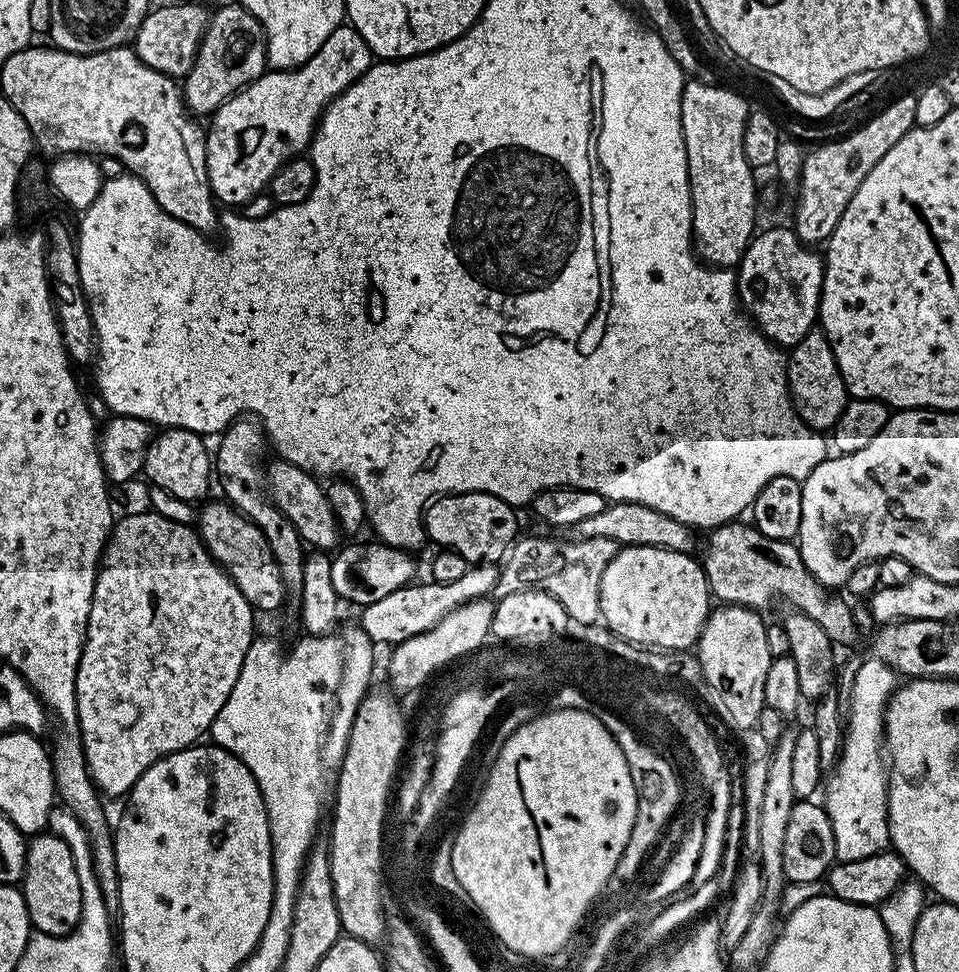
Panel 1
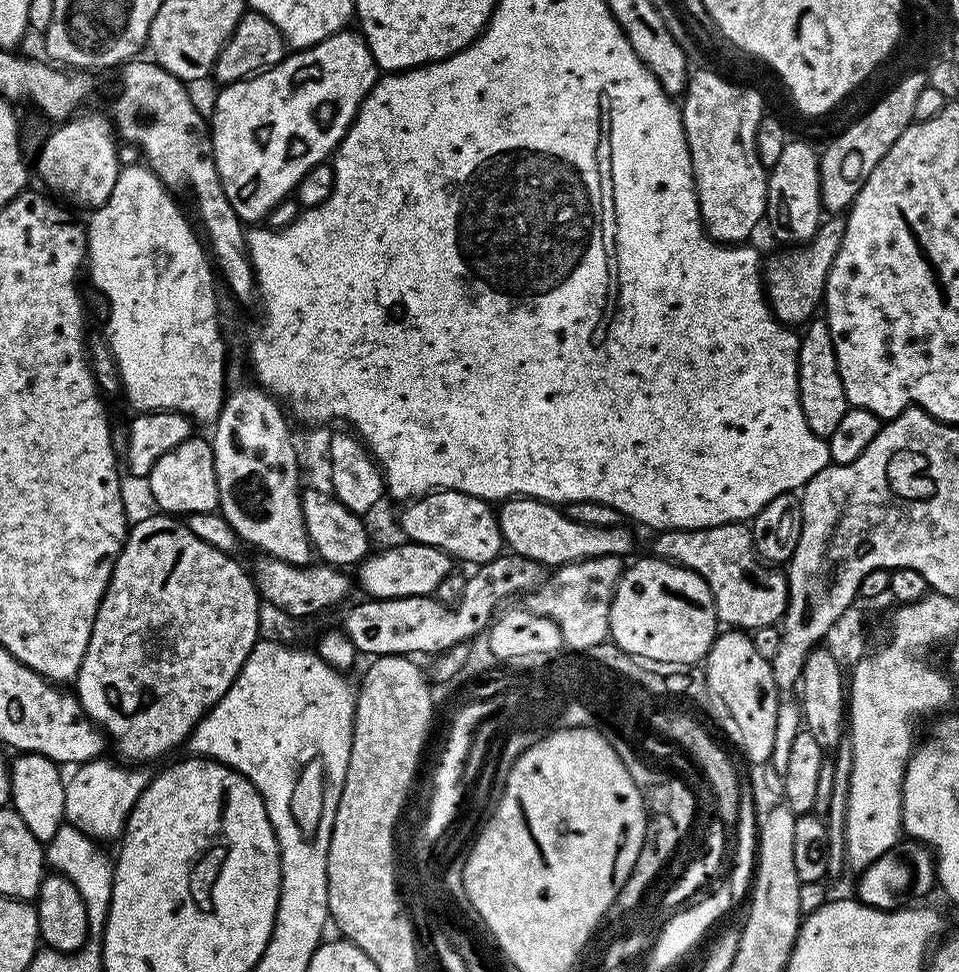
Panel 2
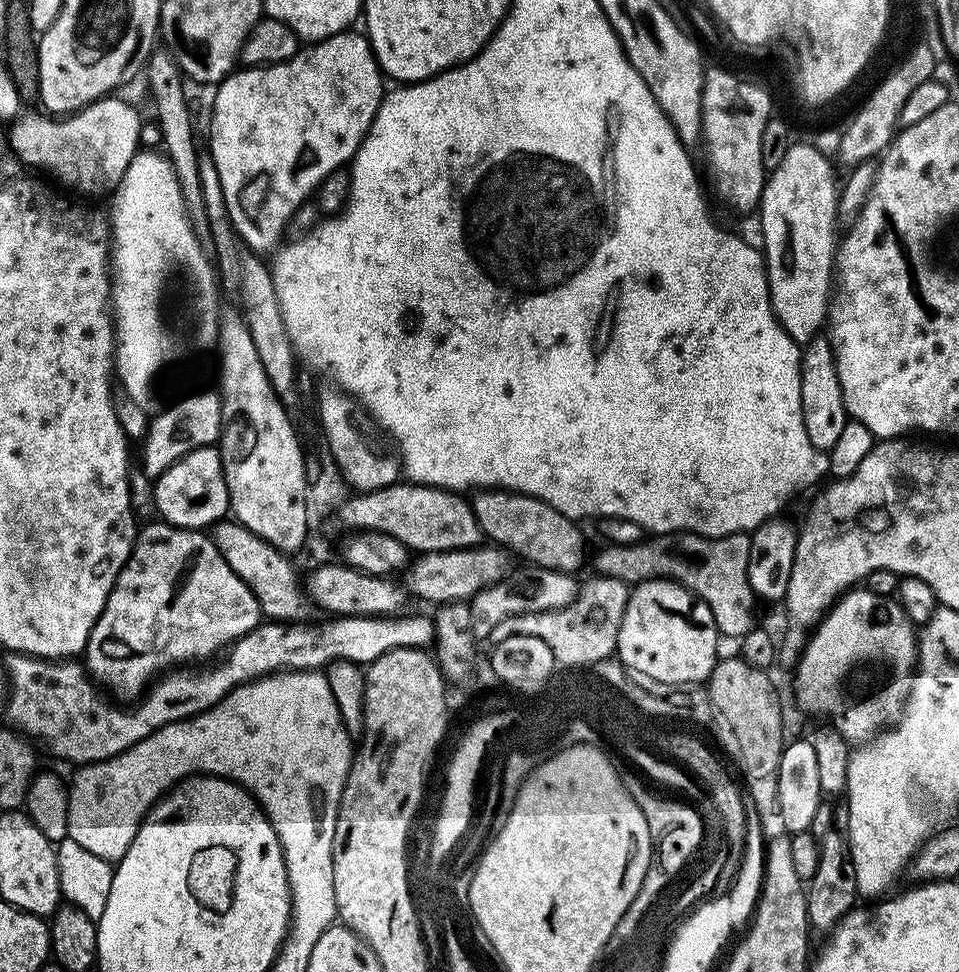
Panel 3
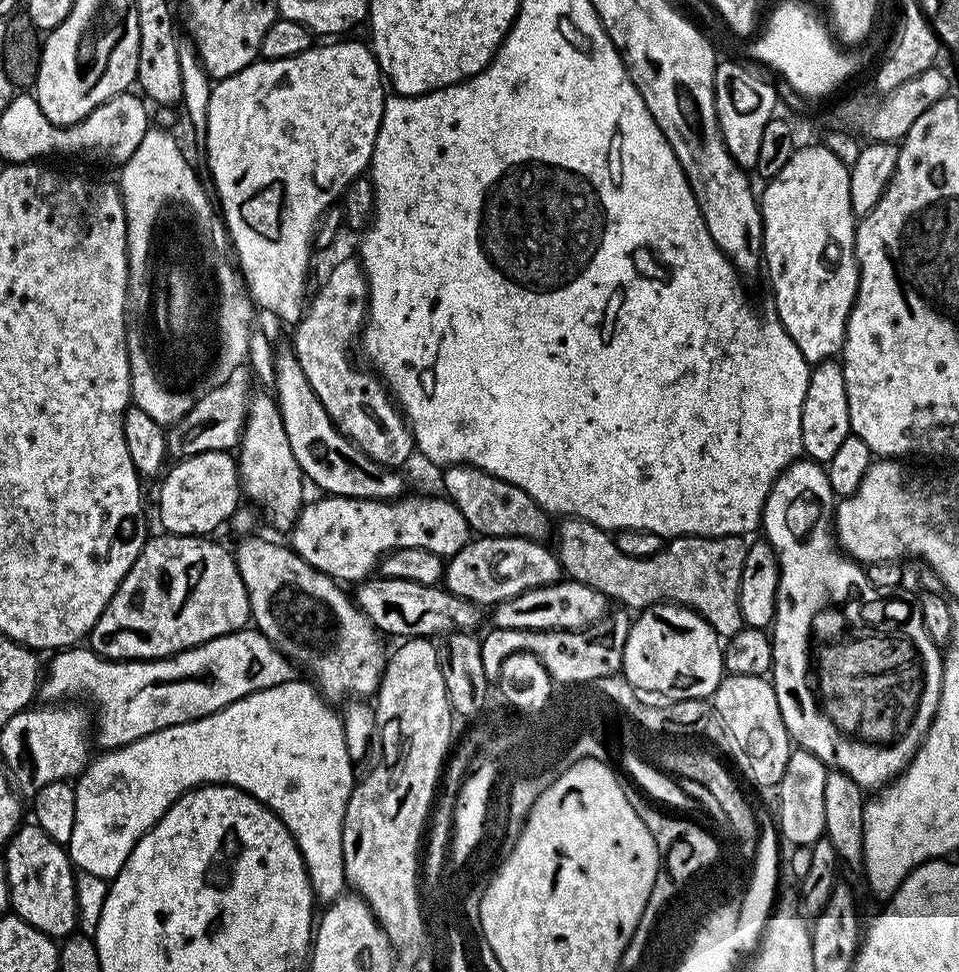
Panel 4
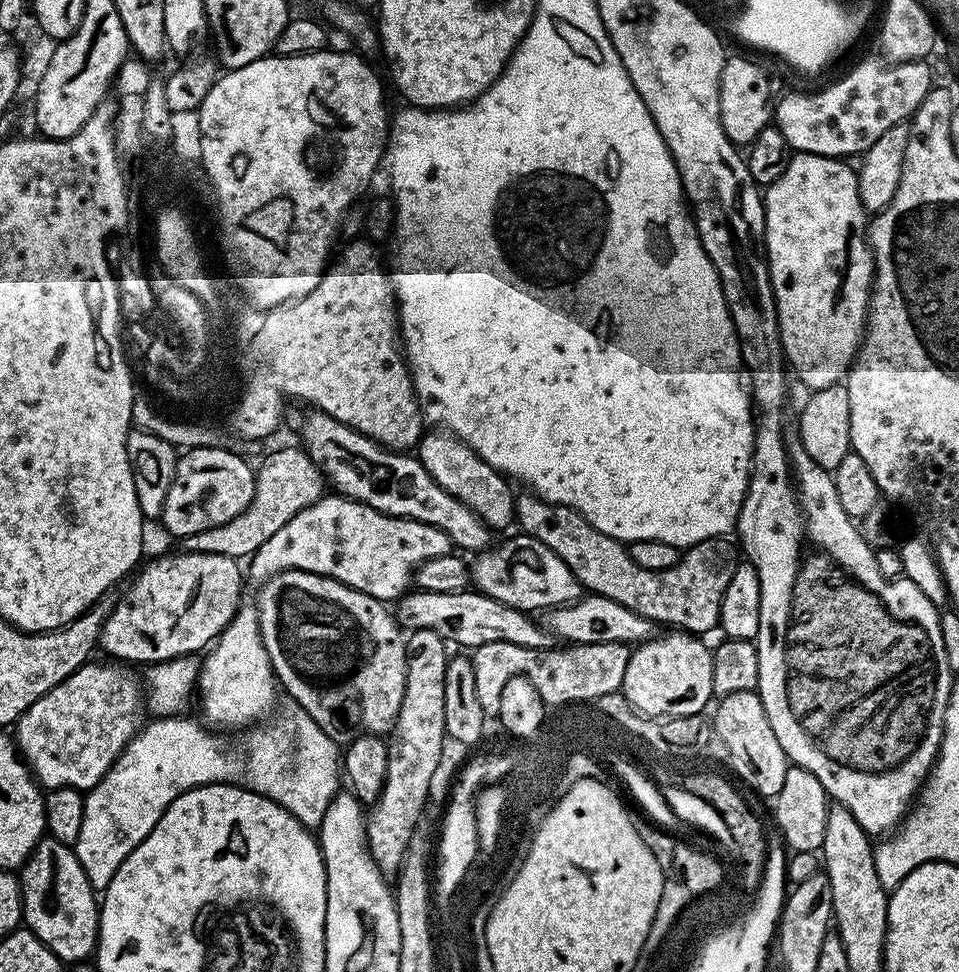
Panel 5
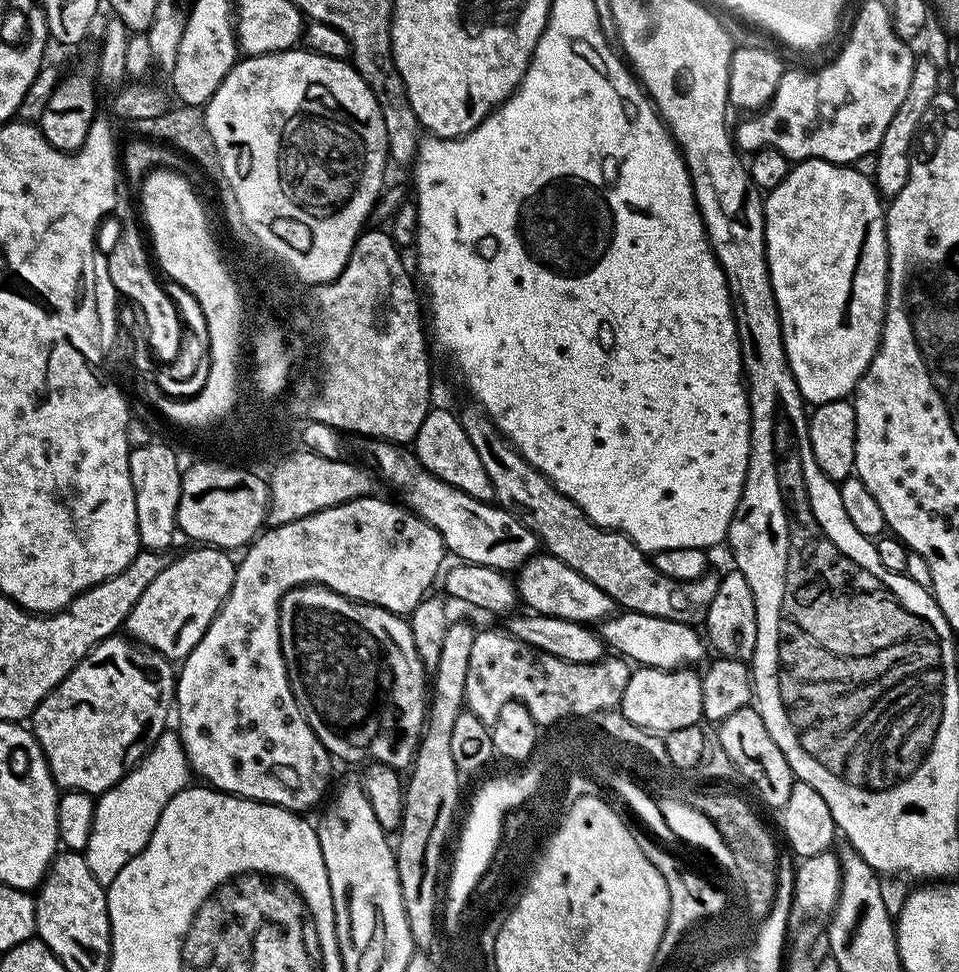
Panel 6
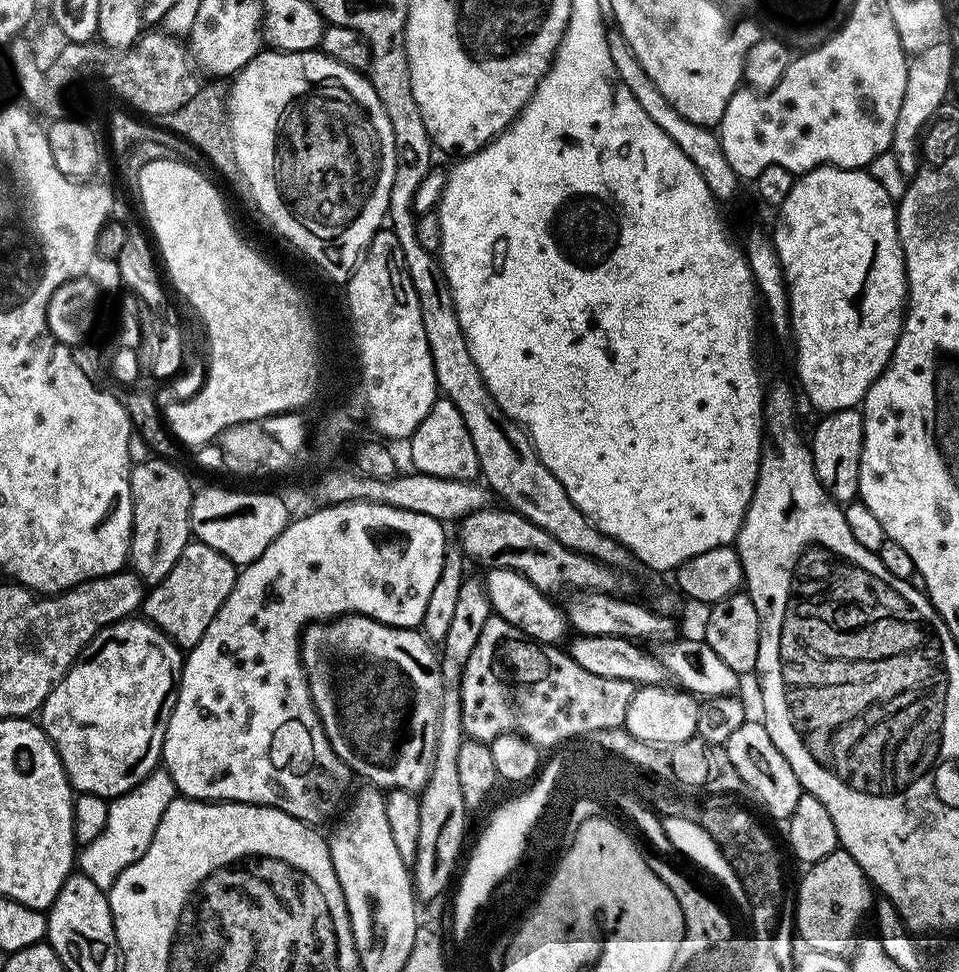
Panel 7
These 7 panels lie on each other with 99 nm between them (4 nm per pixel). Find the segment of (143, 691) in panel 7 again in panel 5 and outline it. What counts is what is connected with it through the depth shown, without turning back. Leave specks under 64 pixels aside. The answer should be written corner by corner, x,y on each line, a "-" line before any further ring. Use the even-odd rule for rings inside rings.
92,663
81,664
76,672
69,674
62,683
34,701
14,725
19,751
26,757
27,763
33,769
44,768
40,776
38,772
38,780
45,789
83,789
96,784
112,769
113,762
146,723
144,700
140,697
135,682
126,673
119,672
108,664

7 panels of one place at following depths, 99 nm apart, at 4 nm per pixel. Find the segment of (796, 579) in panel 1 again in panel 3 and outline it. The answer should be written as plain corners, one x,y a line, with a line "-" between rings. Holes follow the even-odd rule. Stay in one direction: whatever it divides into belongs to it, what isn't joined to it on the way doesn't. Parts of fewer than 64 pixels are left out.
665,532
641,543
604,547
596,560
597,573
625,582
657,578
676,581
683,588
689,588
697,600
704,600
706,606
710,606
716,631
721,637
739,638
757,623
755,608
758,597
748,577
750,536
747,532
713,537
700,536
696,532

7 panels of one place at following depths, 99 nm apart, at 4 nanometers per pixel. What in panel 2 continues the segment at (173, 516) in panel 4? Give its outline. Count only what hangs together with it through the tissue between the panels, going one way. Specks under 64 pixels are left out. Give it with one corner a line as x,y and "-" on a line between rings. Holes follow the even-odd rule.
196,434
186,442
174,446
174,450
162,454
162,458
158,458
158,462
154,462
149,470
146,483
160,507
157,509
164,514
215,512
220,503
211,443
207,439
199,440
199,435

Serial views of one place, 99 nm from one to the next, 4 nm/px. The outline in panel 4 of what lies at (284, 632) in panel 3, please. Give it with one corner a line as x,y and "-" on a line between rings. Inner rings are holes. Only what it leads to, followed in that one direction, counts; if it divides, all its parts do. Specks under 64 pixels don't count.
252,626
161,660
105,660
88,646
73,646
53,656
56,657
49,662
48,668
46,664
38,685
39,695
44,695
48,702
72,702
68,700
85,696
89,705
96,704
100,711
100,729
97,732
95,729
94,740
104,750
138,742
138,738
166,730
166,726
178,726
221,712
230,702
238,702
270,686
285,684
294,676
293,662
272,644
270,638

